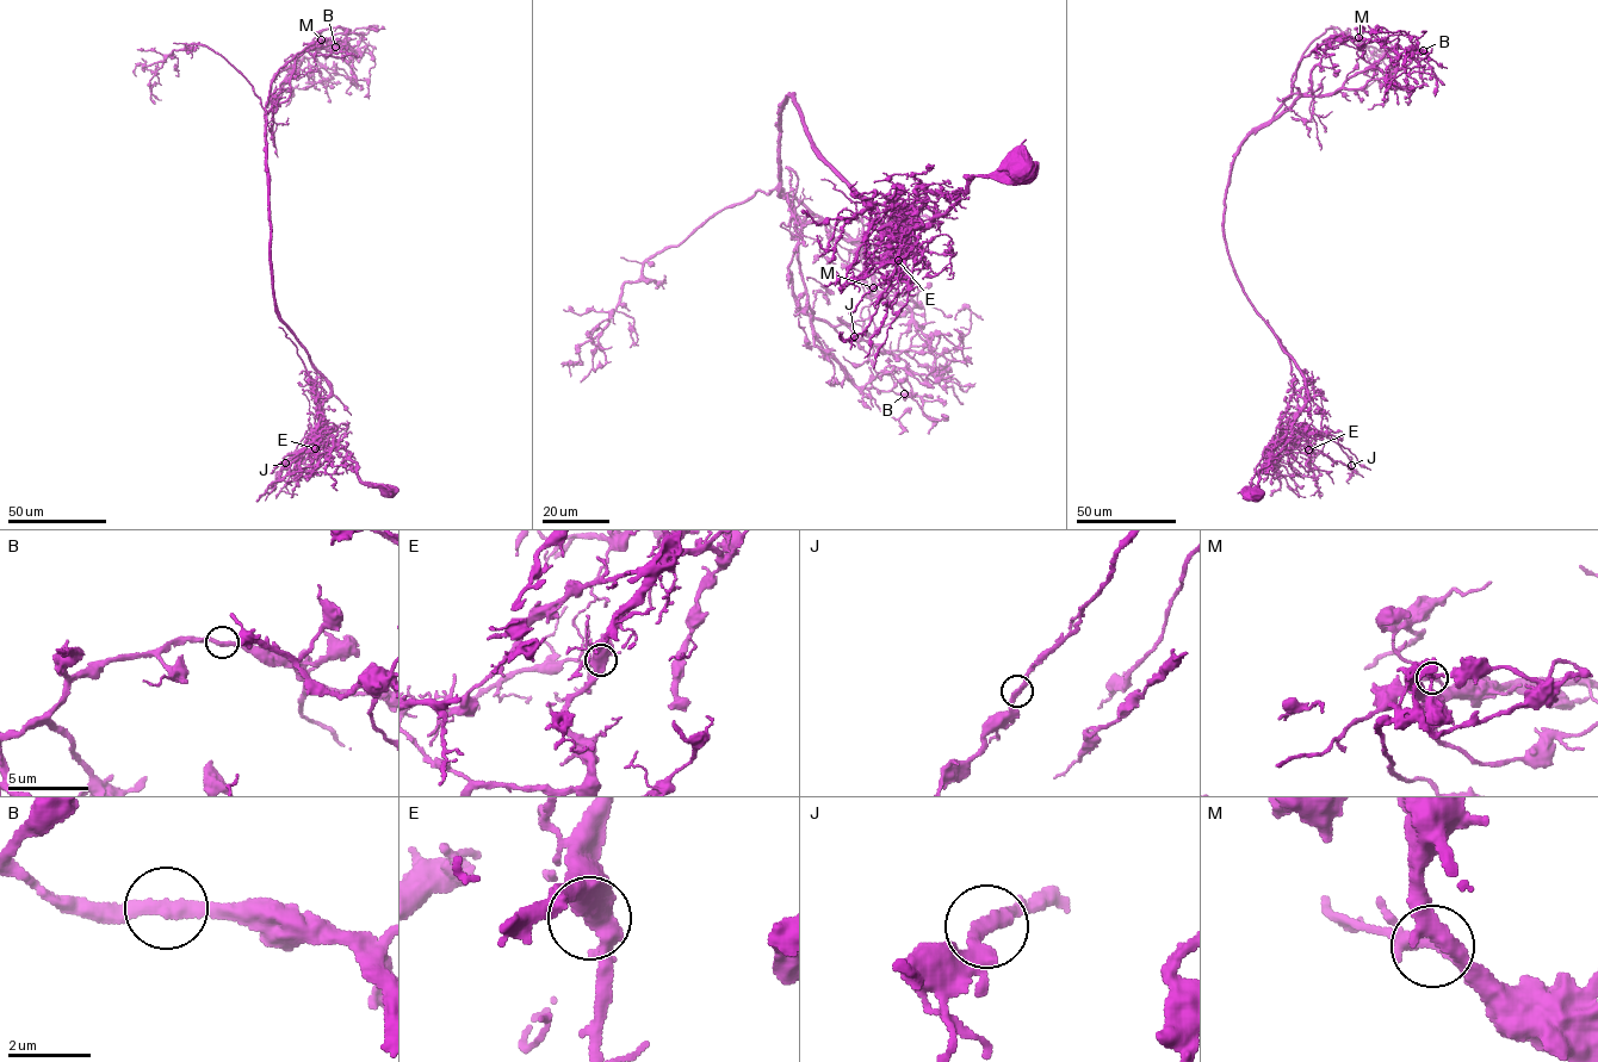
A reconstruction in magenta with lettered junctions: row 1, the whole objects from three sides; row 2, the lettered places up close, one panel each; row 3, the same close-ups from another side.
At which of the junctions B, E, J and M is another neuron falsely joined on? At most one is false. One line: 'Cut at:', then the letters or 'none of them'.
Cut at: M

